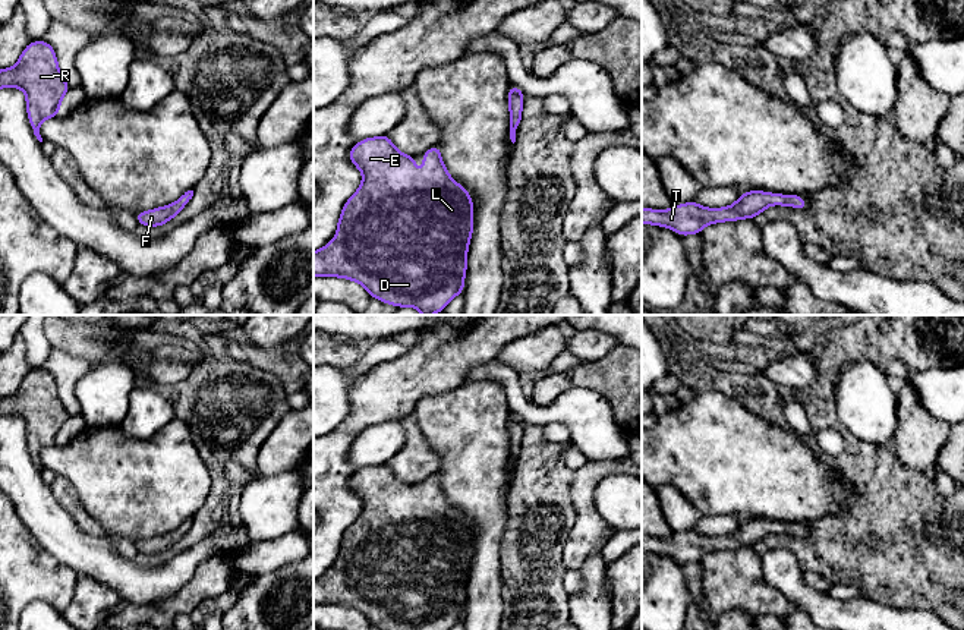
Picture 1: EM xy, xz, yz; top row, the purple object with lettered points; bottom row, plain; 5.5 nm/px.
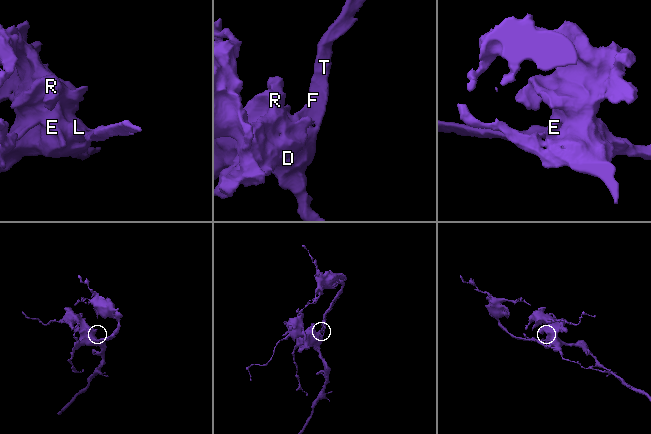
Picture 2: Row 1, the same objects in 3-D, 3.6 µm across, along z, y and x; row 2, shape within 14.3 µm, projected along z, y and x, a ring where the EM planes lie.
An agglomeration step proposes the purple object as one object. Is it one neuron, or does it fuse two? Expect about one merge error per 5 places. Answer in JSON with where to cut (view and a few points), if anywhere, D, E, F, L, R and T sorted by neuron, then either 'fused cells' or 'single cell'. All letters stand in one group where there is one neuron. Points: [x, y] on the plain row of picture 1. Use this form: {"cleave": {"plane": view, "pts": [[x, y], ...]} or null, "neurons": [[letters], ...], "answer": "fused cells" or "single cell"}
{"cleave": null, "neurons": [["D", "E", "F", "L", "R", "T"]], "answer": "single cell"}

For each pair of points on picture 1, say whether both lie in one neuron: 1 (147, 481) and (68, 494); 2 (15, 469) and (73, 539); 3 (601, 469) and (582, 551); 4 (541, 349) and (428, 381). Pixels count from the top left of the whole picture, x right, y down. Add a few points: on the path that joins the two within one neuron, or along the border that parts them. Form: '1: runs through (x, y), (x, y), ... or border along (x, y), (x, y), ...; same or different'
1: border along (57, 473), (72, 485), (79, 503), (95, 520); different
2: runs through (24, 487), (56, 522); same
3: runs through (585, 490), (585, 531); same
4: border along (522, 337), (504, 345), (494, 359); different

